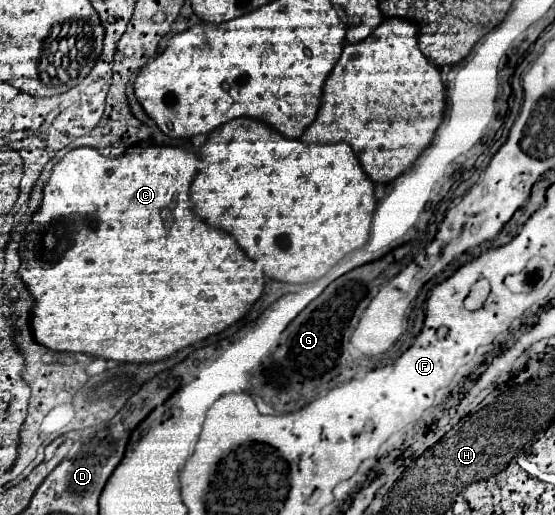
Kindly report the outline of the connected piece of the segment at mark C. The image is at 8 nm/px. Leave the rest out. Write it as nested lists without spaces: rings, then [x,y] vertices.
[[[79,147],[69,151],[51,171],[49,181],[43,187],[43,201],[39,209],[33,213],[31,223],[35,227],[25,229],[21,243],[19,243],[19,257],[21,267],[17,275],[31,291],[31,297],[35,299],[35,305],[31,309],[31,331],[33,339],[39,341],[39,345],[51,349],[51,351],[65,351],[65,353],[87,353],[91,357],[111,359],[111,361],[123,361],[123,363],[153,363],[163,361],[177,353],[179,349],[185,349],[197,341],[207,339],[209,335],[221,333],[235,321],[239,321],[253,303],[261,297],[265,275],[255,267],[255,263],[241,251],[241,247],[235,243],[231,235],[225,231],[219,231],[215,227],[209,227],[203,219],[199,219],[189,203],[185,201],[191,181],[195,177],[195,167],[199,163],[199,155],[195,151],[187,151],[181,147],[145,147],[141,153],[125,153],[121,157],[103,157],[99,151],[91,147]]]

